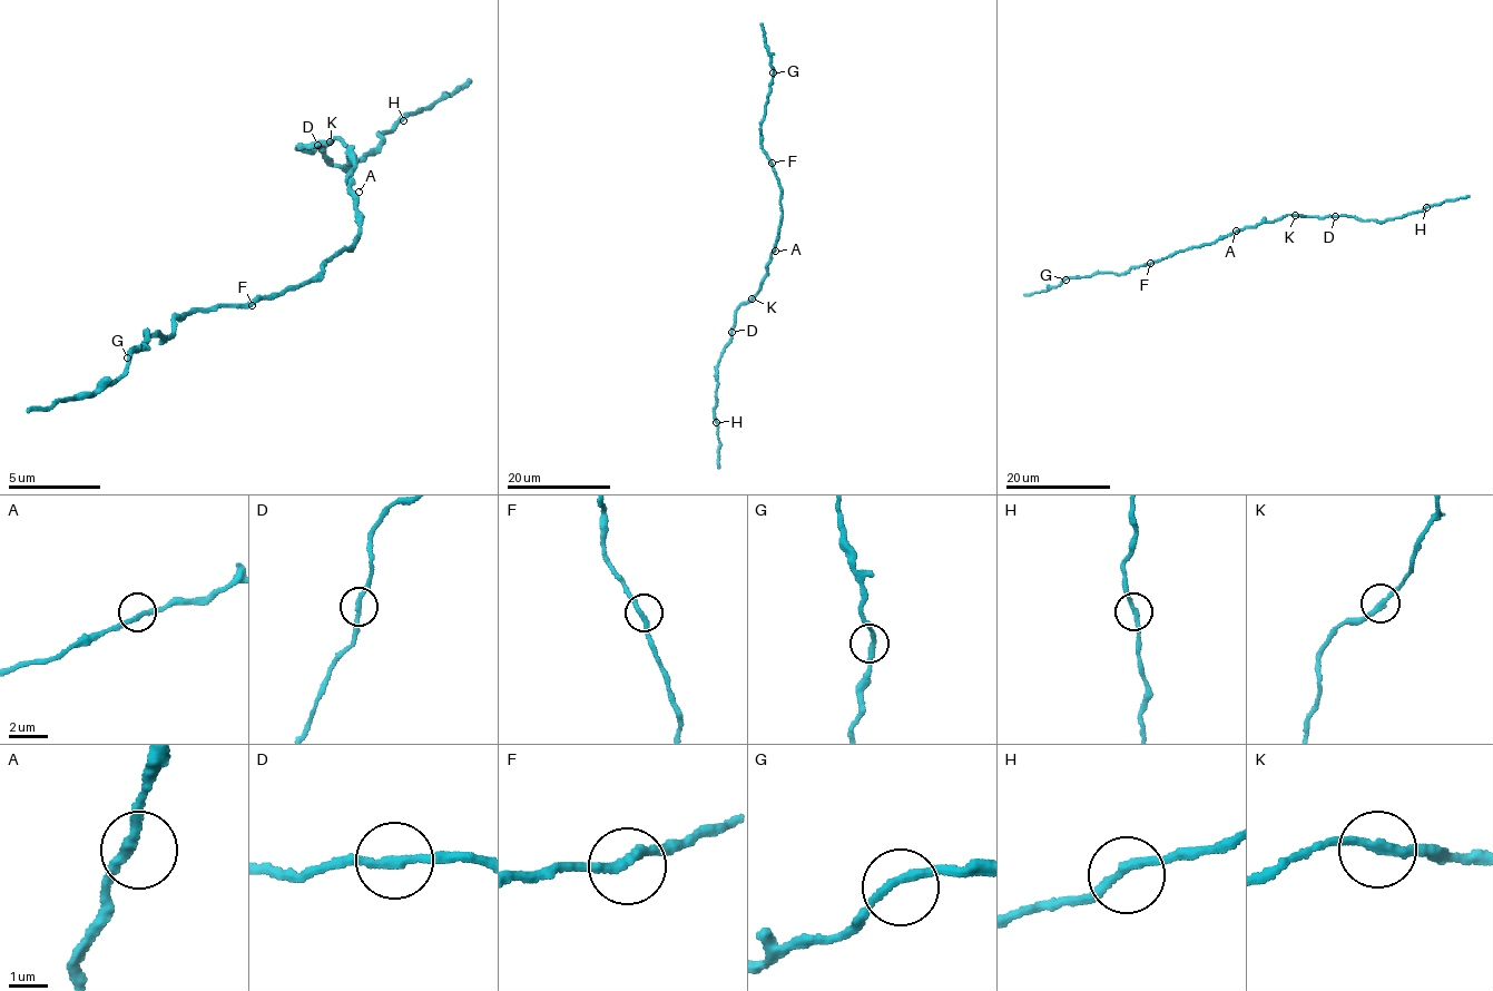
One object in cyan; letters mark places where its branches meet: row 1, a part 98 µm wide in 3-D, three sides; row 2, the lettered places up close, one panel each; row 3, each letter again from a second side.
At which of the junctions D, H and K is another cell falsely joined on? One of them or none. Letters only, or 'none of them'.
none of them

